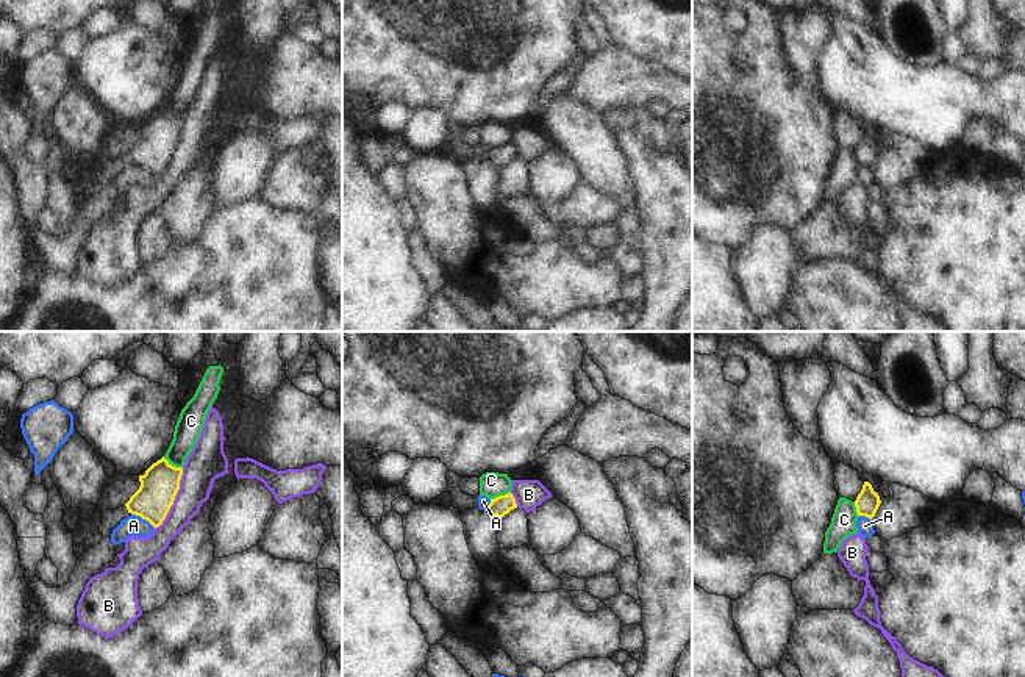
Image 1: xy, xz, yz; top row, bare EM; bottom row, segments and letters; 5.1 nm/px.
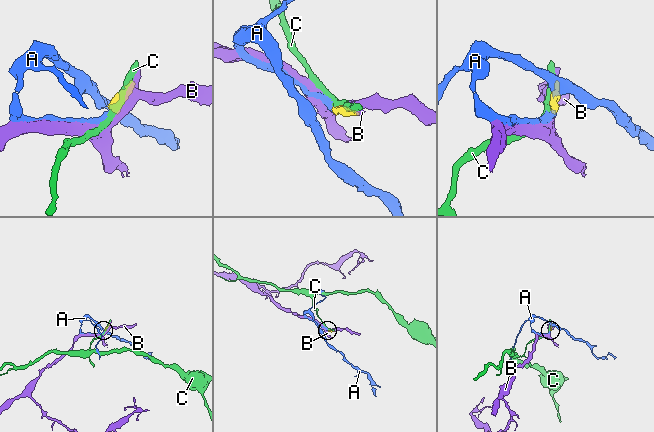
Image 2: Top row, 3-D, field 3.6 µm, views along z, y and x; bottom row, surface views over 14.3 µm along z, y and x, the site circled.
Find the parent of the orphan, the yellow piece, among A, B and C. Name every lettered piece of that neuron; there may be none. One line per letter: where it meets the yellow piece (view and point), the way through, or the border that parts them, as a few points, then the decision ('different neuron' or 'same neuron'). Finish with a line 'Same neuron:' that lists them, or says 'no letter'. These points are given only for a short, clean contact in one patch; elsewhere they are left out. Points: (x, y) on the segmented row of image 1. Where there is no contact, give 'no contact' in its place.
A: contact xy (144, 518); border xy (132, 513), (147, 519), (155, 527); different neuron
B: contact xy (174, 499); different neuron
C: contact xy (171, 465); different neuron
Same neuron: no letter

